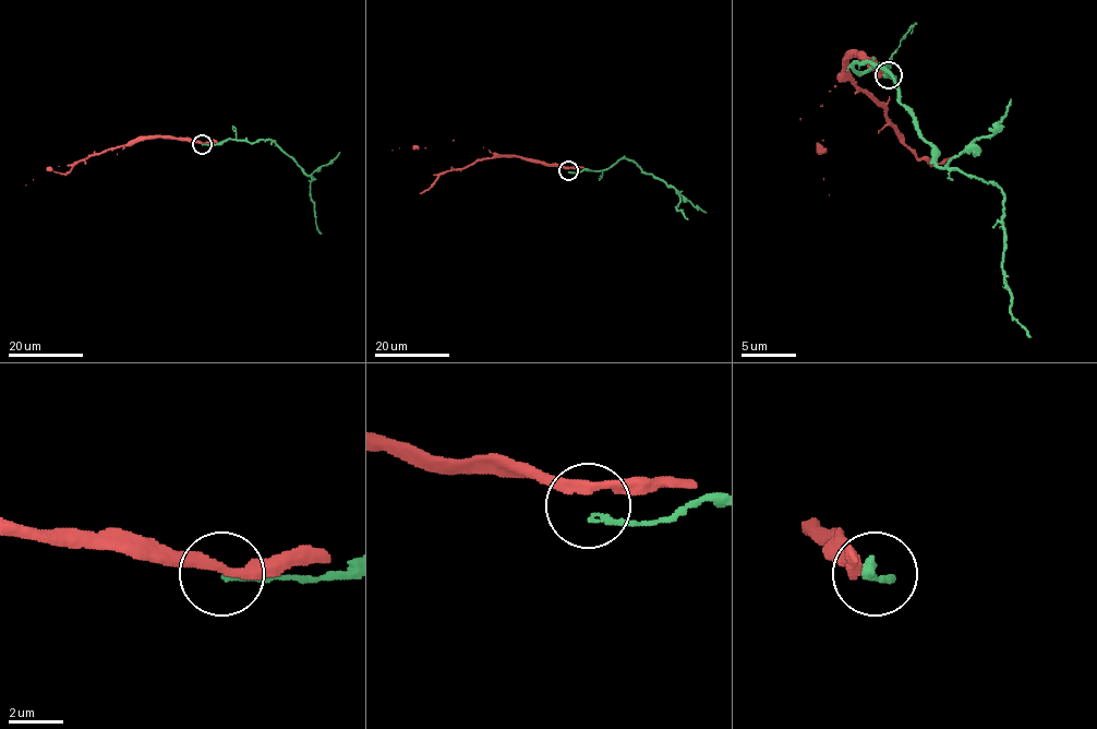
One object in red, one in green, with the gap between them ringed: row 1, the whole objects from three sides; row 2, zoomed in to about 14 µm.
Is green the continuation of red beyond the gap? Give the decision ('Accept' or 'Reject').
Reject

